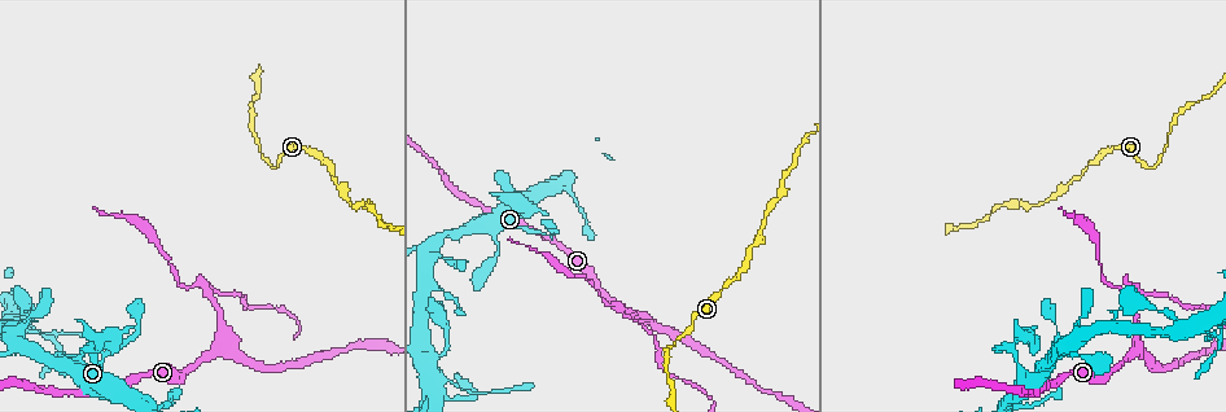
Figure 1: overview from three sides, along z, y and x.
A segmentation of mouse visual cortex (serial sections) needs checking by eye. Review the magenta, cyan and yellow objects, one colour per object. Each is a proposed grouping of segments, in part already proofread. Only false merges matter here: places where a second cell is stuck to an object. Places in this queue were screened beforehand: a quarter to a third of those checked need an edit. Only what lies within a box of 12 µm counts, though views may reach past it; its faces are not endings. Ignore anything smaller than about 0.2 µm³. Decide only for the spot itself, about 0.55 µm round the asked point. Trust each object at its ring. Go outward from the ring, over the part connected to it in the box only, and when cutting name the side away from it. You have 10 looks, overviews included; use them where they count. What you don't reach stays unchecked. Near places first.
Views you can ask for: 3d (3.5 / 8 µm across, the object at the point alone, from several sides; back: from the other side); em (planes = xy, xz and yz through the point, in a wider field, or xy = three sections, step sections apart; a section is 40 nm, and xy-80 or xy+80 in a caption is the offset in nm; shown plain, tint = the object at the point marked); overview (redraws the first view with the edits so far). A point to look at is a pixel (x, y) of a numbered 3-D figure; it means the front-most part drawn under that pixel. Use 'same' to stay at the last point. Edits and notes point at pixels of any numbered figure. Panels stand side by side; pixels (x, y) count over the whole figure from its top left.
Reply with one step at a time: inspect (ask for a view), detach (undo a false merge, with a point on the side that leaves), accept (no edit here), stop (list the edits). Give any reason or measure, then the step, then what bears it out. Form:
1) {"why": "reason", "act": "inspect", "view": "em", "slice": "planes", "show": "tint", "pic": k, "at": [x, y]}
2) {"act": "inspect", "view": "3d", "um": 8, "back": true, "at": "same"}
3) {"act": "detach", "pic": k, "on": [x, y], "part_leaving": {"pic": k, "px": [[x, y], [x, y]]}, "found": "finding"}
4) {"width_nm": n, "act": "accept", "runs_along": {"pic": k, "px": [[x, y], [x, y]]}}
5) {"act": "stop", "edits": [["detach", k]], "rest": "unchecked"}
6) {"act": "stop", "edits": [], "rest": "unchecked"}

{"why": "arms part here", "act": "inspect", "view": "3d", "um": 8, "pic": 1, "at": [436, 246]}

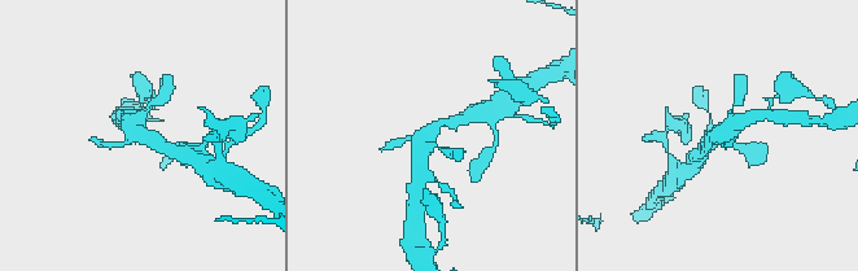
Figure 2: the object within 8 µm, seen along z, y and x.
{"act": "inspect", "view": "3d", "um": 3.5, "pic": 2, "at": [722, 132]}

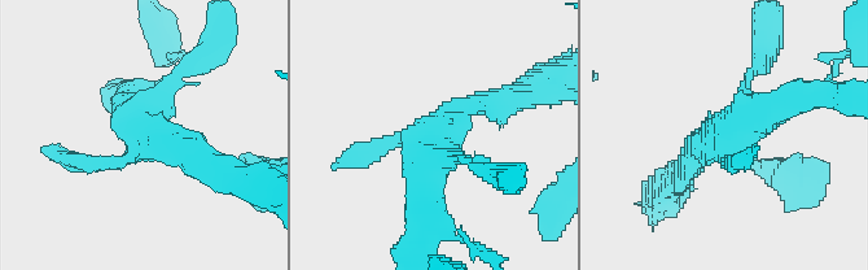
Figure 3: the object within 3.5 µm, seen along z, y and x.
{"why": "shape alone is not enough", "act": "inspect", "view": "em", "slice": "planes", "show": "tint", "pic": 3, "at": [443, 130]}

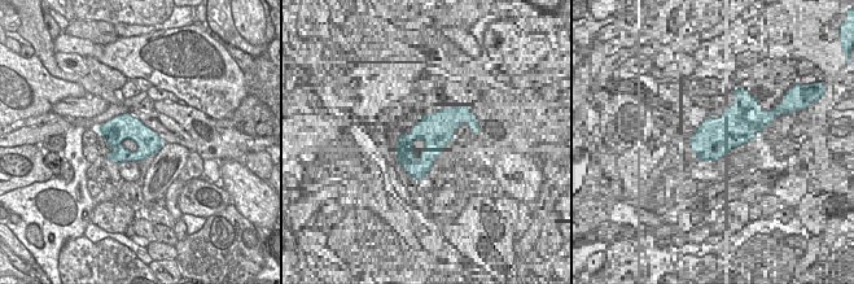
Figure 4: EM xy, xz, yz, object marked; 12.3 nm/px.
{"act": "accept", "runs_along": {"pic": 3, "px": [[509, 96], [450, 123], [422, 199]]}, "found": "one cell here"}

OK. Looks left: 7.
{"why": "sudden change in width", "act": "inspect", "view": "3d", "um": 3.5, "pic": 1, "at": [438, 354]}

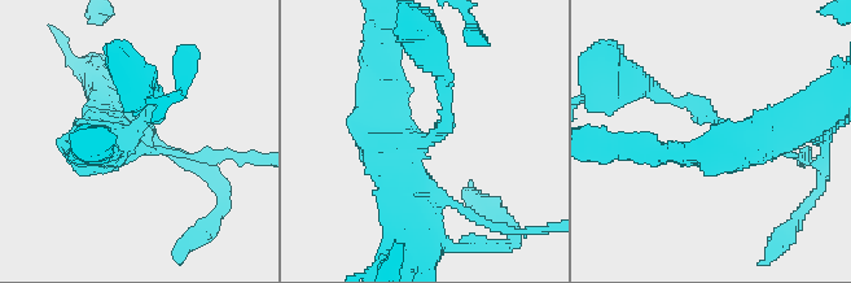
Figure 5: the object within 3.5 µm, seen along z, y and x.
{"why": "shape alone is not enough", "act": "inspect", "view": "em", "slice": "xy", "step": 5, "show": "tint", "pic": 5, "at": [426, 139]}

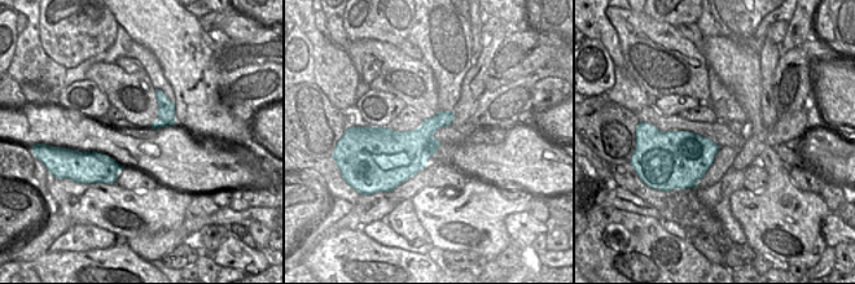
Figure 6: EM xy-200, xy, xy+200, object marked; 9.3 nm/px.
{"width_nm": 400, "act": "accept", "runs_along": {"pic": 5, "px": [[88, 153], [153, 114], [153, 90]]}, "found": "continuous, no second cell"}

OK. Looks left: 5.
{"why": "sudden change in width", "act": "inspect", "view": "3d", "um": 3.5, "pic": 1, "at": [518, 196]}

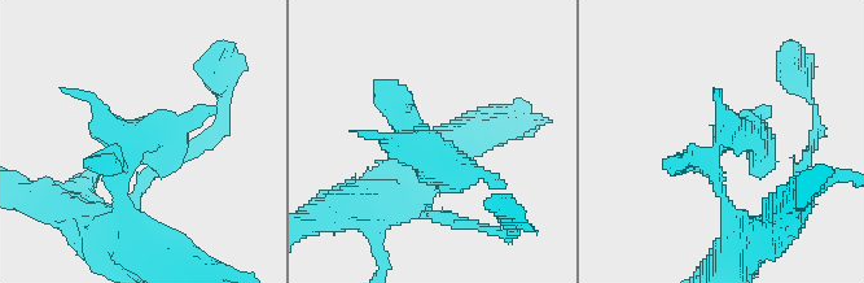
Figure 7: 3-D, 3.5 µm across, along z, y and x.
{"why": "need the tissue", "act": "inspect", "view": "em", "slice": "xy", "step": 1, "show": "tint", "pic": 7, "at": [423, 133]}

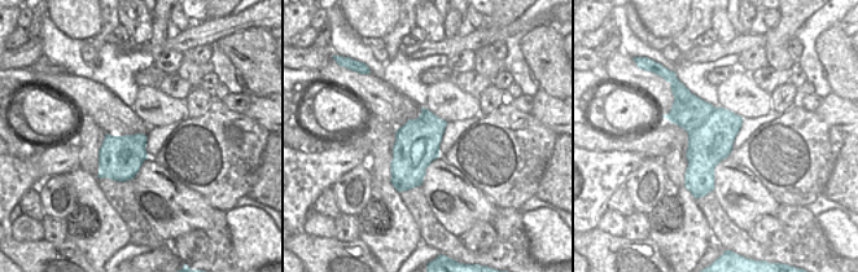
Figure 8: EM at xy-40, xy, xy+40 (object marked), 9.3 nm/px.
{"act": "accept", "found": "all the same cell"}

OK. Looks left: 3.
{"why": "arms part here", "act": "inspect", "view": "3d", "um": 3.5, "pic": 1, "at": [1133, 353]}

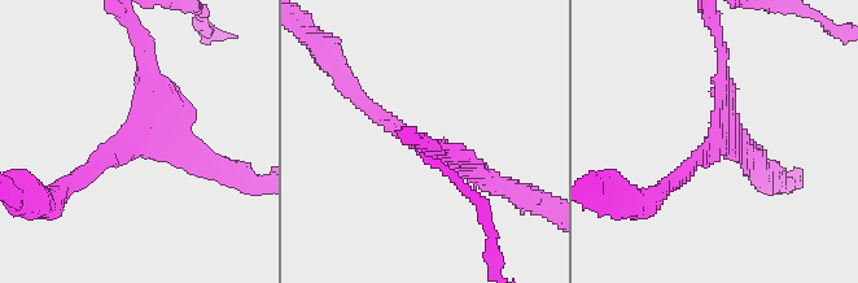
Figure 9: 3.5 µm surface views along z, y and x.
{"act": "inspect", "view": "em", "slice": "xy", "step": 5, "show": "tint", "pic": 9, "at": [135, 141]}

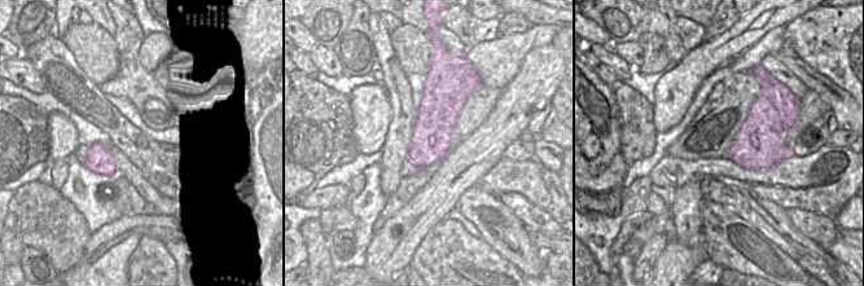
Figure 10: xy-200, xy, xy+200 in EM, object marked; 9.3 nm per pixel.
{"act": "accept", "runs_along": {"pic": 9, "px": [[364, 104], [407, 138], [495, 183]]}, "found": "one cell here"}

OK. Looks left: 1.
{"act": "stop", "edits": [], "rest": "unchecked"}

